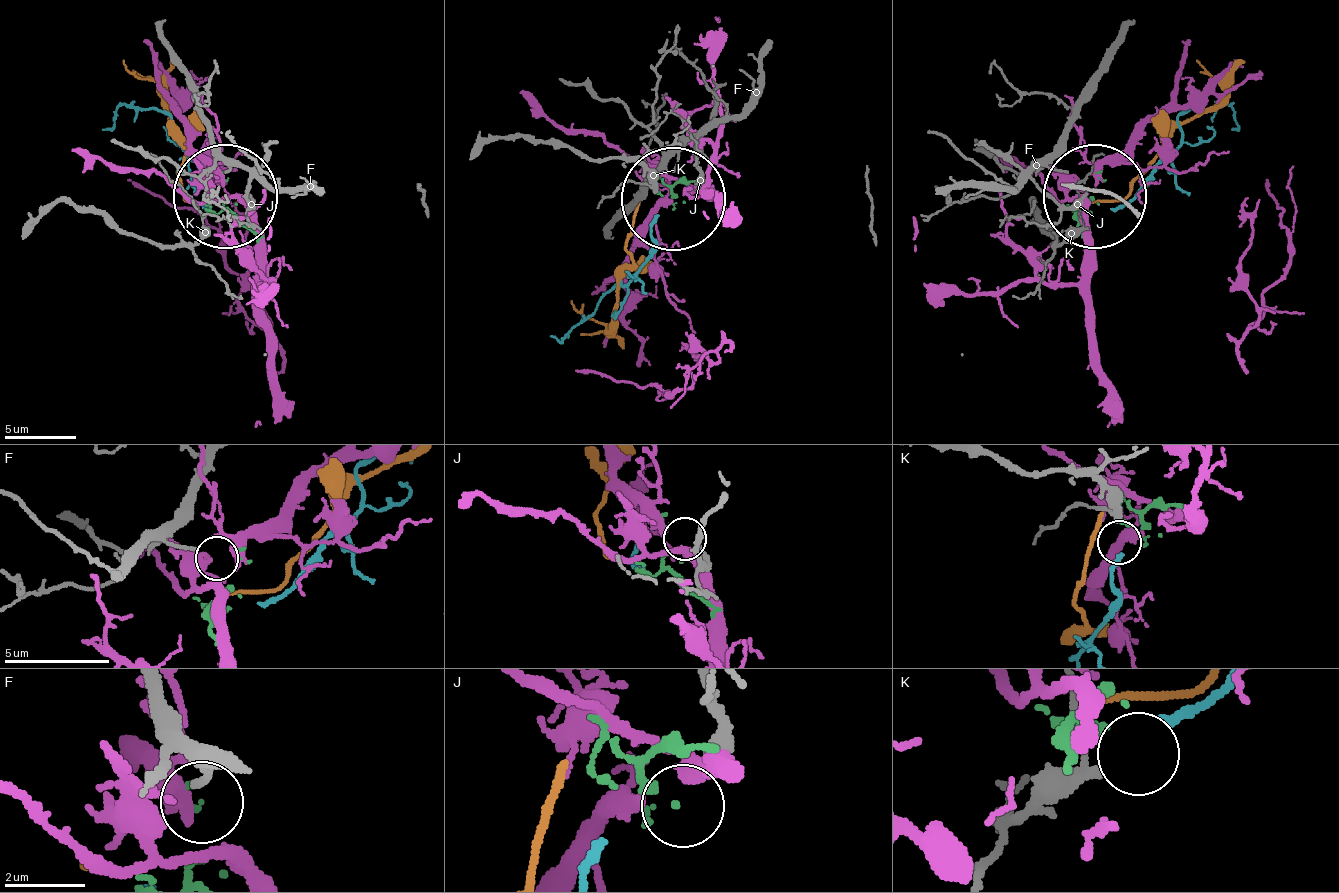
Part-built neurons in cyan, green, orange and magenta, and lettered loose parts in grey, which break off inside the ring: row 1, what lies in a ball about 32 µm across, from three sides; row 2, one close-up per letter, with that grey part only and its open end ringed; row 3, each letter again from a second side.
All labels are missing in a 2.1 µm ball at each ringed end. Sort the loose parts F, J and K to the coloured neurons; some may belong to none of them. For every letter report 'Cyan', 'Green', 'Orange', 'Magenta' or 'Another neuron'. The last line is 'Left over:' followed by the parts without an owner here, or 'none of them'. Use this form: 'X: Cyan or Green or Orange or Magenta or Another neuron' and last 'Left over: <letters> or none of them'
F: Green
J: Another neuron
K: Cyan
Left over: J

